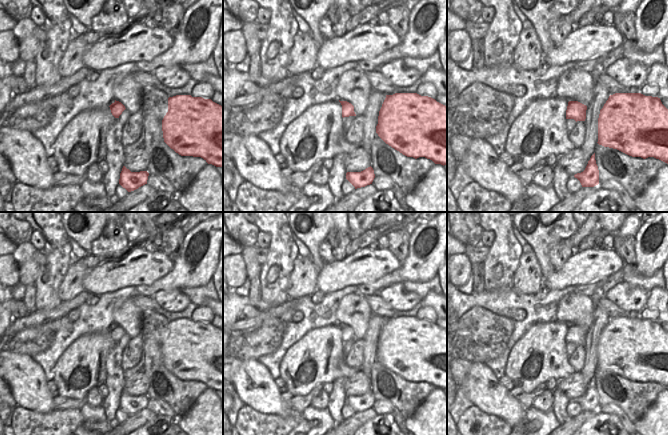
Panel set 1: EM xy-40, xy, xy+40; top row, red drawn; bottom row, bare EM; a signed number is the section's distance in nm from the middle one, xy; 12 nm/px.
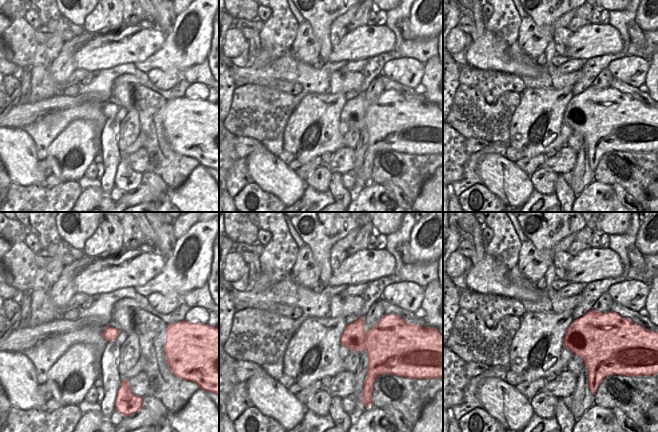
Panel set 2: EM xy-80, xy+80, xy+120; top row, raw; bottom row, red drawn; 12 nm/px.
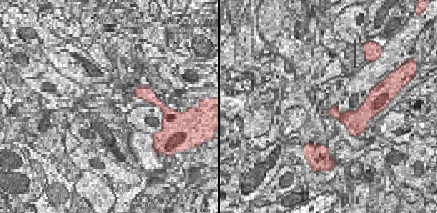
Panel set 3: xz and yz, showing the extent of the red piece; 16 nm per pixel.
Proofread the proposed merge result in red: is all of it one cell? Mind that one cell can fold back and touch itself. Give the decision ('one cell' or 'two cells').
one cell

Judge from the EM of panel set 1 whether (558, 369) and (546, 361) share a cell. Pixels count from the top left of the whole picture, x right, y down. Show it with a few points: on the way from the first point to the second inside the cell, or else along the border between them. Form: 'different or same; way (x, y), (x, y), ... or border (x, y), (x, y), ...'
same; way (555, 368), (549, 363)

